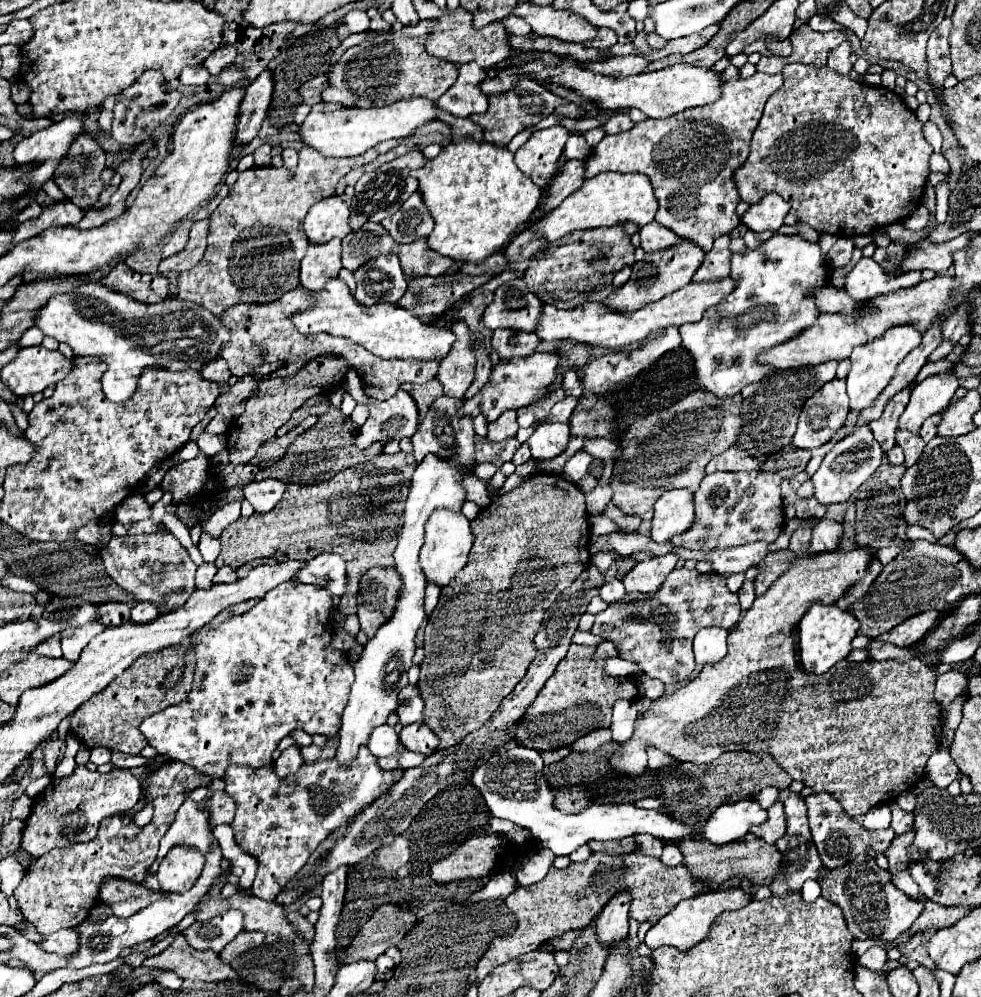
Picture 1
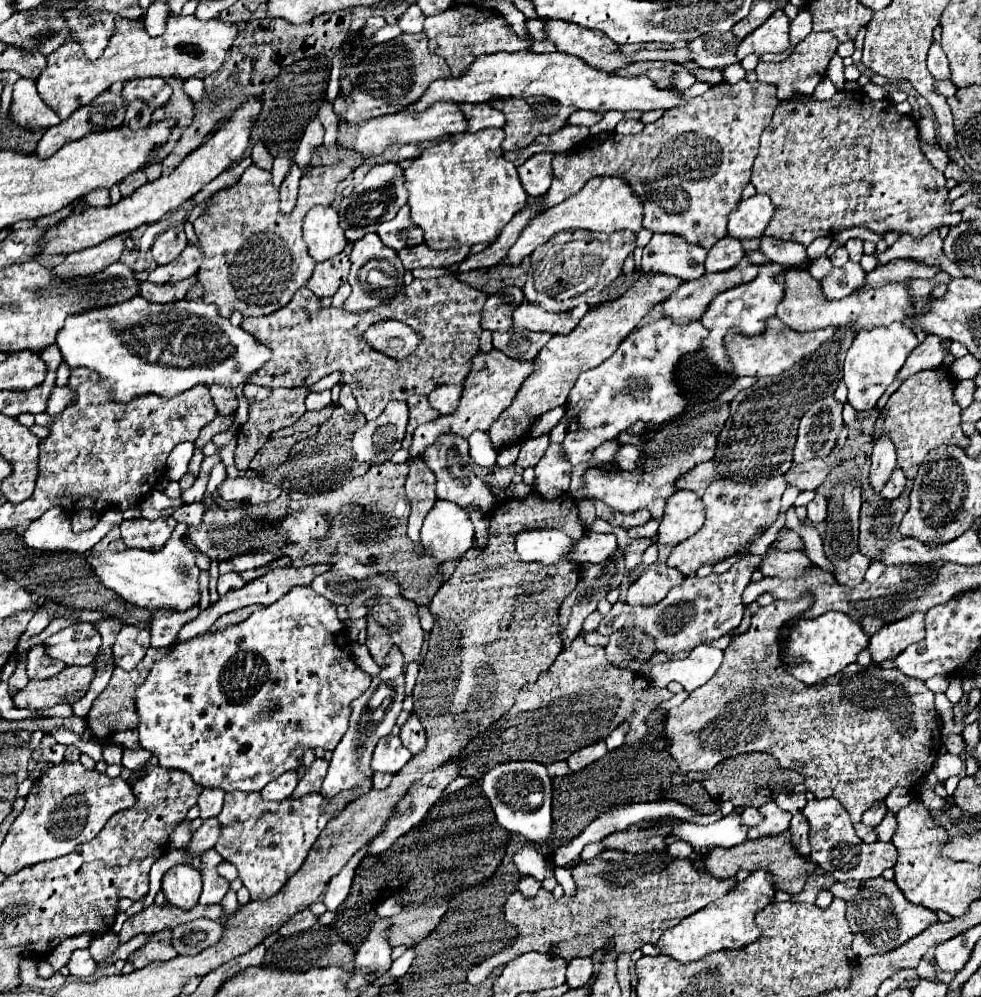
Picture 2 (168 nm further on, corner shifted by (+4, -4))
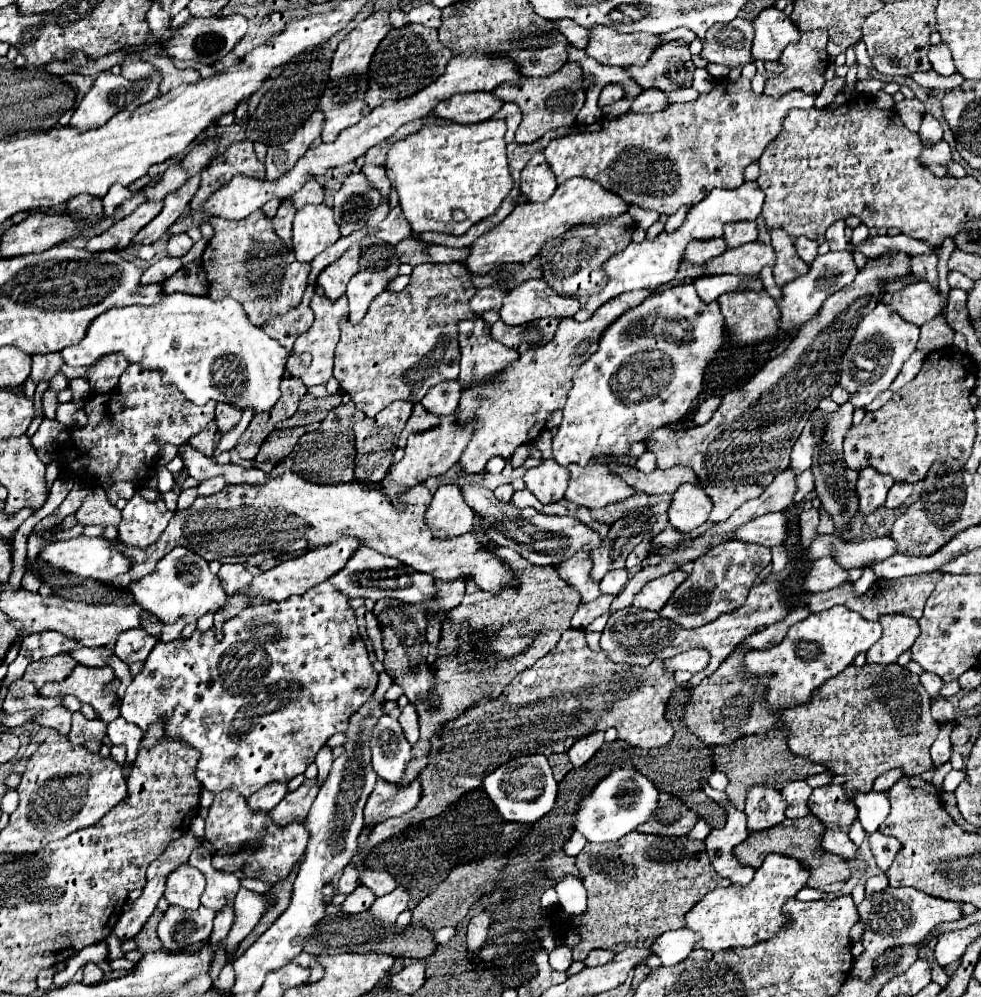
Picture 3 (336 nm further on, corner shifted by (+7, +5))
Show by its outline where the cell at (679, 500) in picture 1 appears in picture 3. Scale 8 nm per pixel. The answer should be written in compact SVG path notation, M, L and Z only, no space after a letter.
M681 485L681 489L673 493L673 503L669 507L669 521L677 531L689 533L707 523L711 509L713 501L699 485Z

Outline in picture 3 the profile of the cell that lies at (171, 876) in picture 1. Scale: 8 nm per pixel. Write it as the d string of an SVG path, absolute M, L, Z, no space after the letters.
M181 865L167 877L167 889L165 899L169 905L179 905L183 909L199 909L201 907L201 895L205 891L205 875L191 867Z

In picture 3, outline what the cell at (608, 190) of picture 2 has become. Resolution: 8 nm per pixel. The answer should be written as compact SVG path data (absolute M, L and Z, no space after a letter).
M583 177L569 179L557 187L549 201L517 207L505 221L489 229L485 235L481 235L481 239L473 241L473 247L469 247L469 255L463 265L471 275L485 275L503 263L527 263L543 249L547 241L561 237L567 229L581 223L611 223L627 209L629 205L625 205L621 197L607 193L595 181L585 181Z

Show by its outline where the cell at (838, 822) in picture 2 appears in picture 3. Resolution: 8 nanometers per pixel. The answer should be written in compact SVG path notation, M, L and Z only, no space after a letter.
M823 785L813 789L809 797L811 813L827 827L823 849L845 859L855 859L857 847L849 841L849 827L855 821L857 807L841 785Z

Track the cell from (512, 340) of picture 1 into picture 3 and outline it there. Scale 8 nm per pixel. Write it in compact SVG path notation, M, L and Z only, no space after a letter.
M537 319L529 325L519 325L519 327L509 327L503 321L497 321L491 325L491 337L509 349L523 353L527 349L537 349L547 345L557 331L559 319Z

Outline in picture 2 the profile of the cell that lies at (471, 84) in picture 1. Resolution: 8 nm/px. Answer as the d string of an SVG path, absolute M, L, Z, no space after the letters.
M460 104L460 110L466 116L468 132L478 132L484 128L502 128L506 122L504 114L488 104Z

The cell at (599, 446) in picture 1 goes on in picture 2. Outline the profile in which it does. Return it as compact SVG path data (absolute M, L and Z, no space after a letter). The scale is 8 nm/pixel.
M624 444L624 446L620 446L620 448L616 450L614 464L616 464L618 468L622 468L622 470L634 470L634 468L638 468L638 466L636 466L638 456L640 456L640 452L636 450L634 444Z

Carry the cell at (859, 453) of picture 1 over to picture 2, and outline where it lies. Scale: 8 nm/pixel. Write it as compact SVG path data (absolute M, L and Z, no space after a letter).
M816 494L816 498L806 506L808 508L808 520L818 524L826 518L826 506L828 506L828 500L822 496L822 494Z

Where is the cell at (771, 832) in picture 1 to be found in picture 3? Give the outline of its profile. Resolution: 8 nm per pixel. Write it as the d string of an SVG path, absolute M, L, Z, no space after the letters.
M755 785L747 791L745 801L745 815L747 815L747 829L761 831L779 825L785 819L785 807L781 793L777 789Z

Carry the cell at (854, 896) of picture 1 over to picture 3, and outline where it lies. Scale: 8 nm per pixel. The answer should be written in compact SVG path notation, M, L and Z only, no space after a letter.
M887 887L879 893L875 893L871 899L865 899L859 907L859 917L865 923L865 933L863 933L863 945L865 953L853 959L853 969L851 973L857 975L863 981L869 981L873 975L873 957L877 953L883 953L885 949L893 949L899 945L911 945L911 943L921 943L925 941L941 923L947 921L957 921L963 917L961 903L955 901L945 901L931 897L923 891L909 889L909 887Z

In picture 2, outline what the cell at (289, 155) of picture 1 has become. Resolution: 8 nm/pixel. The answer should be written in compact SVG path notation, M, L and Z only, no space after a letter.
M292 162L286 178L280 184L280 210L288 214L288 210L292 210L292 206L296 204L296 194L298 194L298 180L302 176L302 170L298 168L296 162Z

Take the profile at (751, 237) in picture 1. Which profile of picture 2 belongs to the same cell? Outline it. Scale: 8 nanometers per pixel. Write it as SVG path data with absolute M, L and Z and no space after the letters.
M772 236L760 238L760 252L764 256L768 256L768 260L778 262L786 268L804 264L808 260L806 248L802 244L790 242L790 240L778 240L778 238L772 238Z

